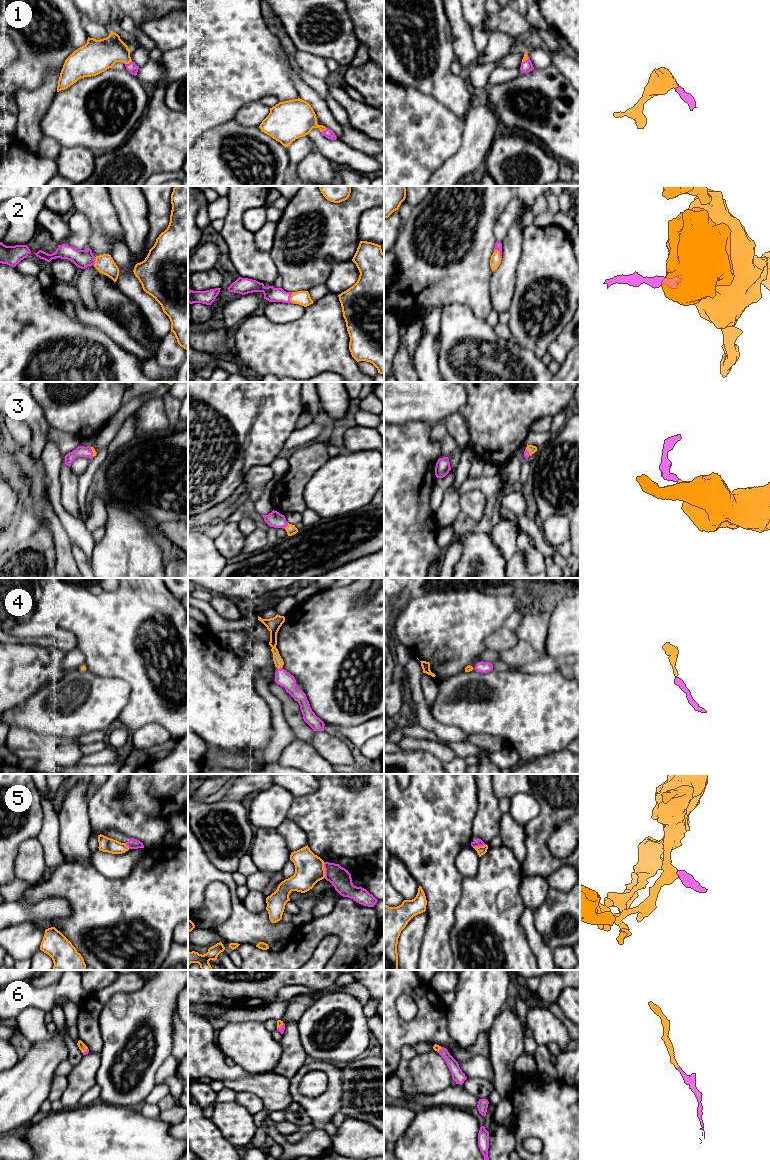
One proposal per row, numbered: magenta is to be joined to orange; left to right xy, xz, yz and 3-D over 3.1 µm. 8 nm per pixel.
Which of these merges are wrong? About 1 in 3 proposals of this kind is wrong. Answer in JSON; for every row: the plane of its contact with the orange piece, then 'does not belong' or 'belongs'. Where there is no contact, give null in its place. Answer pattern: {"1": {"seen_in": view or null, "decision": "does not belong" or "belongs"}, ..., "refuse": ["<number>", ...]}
{"1": {"seen_in": "xy", "decision": "belongs"}, "2": {"seen_in": "yz", "decision": "belongs"}, "3": {"seen_in": "xz", "decision": "belongs"}, "4": {"seen_in": "xz", "decision": "belongs"}, "5": {"seen_in": "xz", "decision": "does not belong"}, "6": {"seen_in": "xz", "decision": "belongs"}, "refuse": ["5"]}

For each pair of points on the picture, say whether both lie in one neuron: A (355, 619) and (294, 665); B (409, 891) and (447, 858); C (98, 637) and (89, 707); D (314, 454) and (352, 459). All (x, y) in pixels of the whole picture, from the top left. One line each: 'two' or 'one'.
A: one
B: two
C: two
D: two

